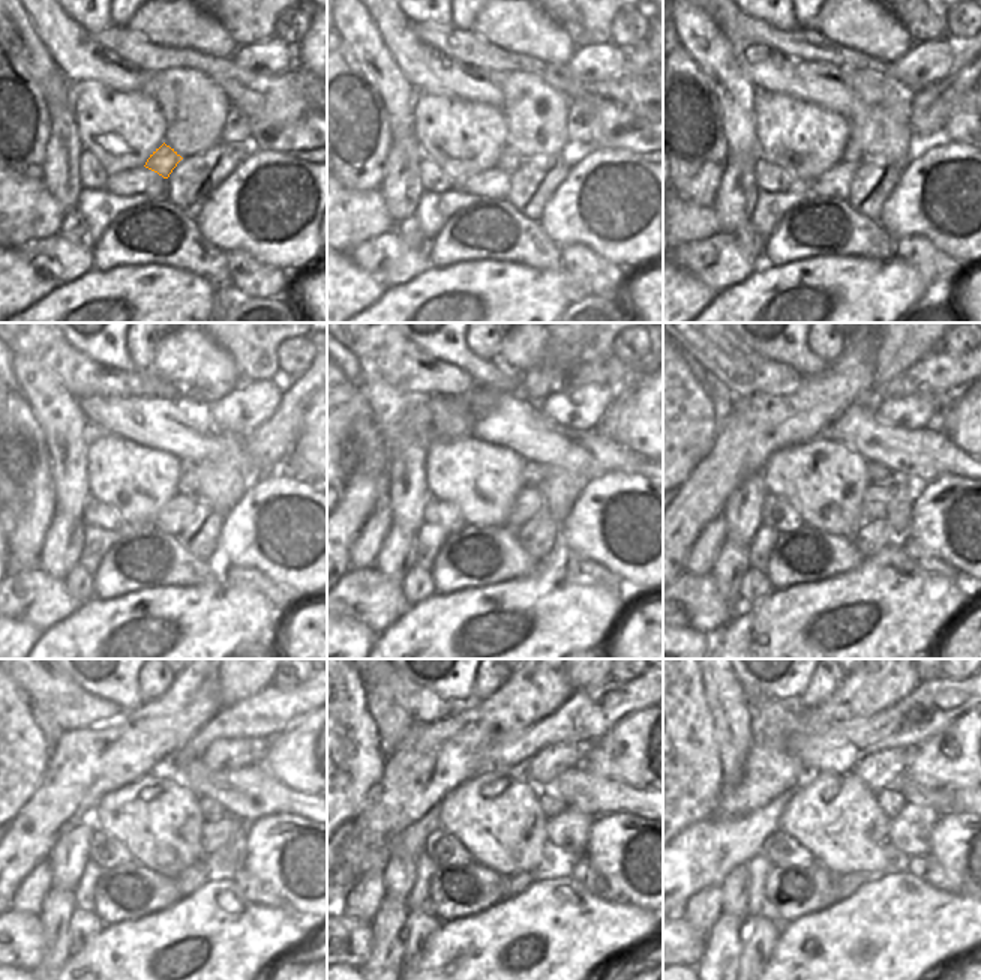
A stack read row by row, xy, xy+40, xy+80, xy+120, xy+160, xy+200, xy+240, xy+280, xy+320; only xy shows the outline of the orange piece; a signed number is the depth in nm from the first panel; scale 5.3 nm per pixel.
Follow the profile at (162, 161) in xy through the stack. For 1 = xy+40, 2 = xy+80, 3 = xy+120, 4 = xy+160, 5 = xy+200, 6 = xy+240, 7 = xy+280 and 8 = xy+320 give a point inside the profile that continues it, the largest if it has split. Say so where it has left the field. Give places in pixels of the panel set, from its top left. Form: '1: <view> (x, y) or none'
1: xy+40 (509, 159)
2: xy+80 (852, 153)
3: xy+120 (186, 485)
4: xy+160 (534, 473)
5: xy+200 (879, 474)
6: xy+240 (212, 809)
7: xy+280 (551, 806)
8: xy+320 (890, 800)

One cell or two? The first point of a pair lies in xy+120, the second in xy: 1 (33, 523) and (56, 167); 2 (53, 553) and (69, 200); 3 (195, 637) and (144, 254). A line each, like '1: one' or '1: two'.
1: two
2: one
3: two

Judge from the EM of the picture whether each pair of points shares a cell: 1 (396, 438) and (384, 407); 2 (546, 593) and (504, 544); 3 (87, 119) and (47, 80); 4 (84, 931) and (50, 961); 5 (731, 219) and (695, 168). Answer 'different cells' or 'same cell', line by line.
1: same cell
2: different cells
3: different cells
4: different cells
5: different cells

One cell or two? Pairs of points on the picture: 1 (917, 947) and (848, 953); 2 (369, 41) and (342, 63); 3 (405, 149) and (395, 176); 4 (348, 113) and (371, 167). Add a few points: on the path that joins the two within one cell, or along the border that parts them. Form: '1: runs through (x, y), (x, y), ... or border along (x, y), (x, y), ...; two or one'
1: runs through (900, 947), (875, 947), (864, 955); one
2: border along (342, 39), (374, 83); two
3: runs through (404, 155), (399, 170); one
4: runs through (351, 126), (357, 137), (357, 153); one

